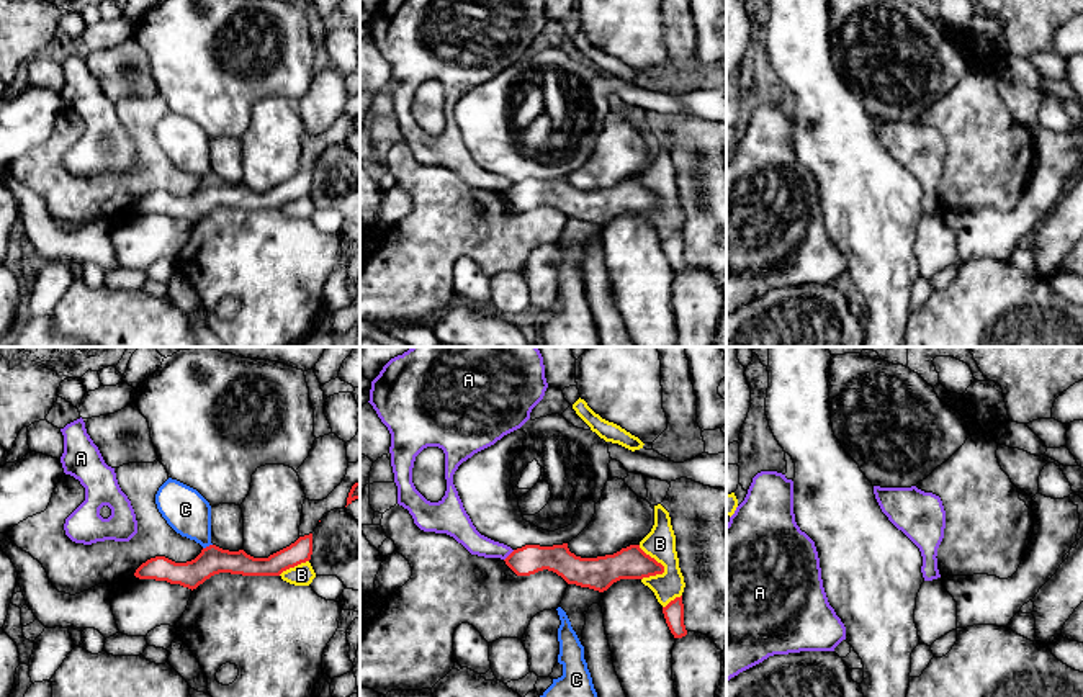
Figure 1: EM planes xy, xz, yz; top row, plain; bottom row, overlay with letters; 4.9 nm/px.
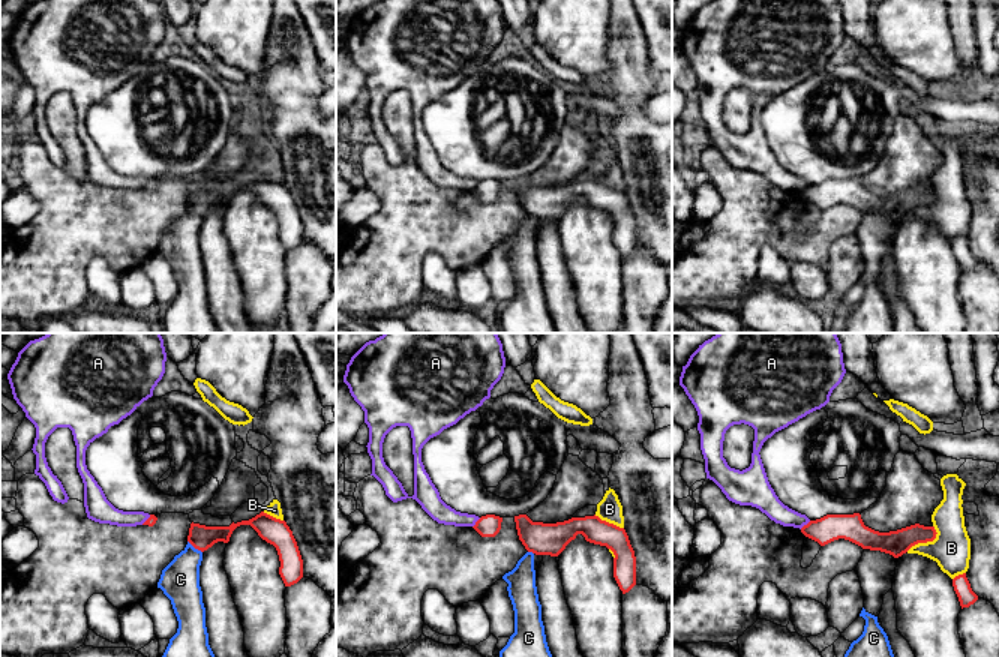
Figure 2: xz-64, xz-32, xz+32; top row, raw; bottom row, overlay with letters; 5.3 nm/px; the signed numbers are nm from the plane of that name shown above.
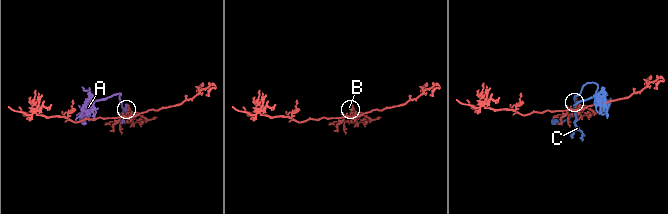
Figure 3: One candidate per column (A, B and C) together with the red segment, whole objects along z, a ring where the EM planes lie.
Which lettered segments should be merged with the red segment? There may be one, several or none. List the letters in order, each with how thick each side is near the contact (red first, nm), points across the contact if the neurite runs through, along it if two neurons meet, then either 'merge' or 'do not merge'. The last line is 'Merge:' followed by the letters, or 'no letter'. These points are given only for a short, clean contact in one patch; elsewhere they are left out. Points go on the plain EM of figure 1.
A: calibres 140 and 110 nm; border xz (514, 184), (504, 193); do not merge
B: calibres 160 and 160 nm; do not merge
C: calibres 140 and 220 nm; do not merge
Merge: no letter

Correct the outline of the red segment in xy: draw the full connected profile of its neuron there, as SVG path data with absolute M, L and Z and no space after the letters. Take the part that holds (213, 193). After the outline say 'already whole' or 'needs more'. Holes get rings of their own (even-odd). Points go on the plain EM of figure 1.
M312 167L299 170L290 180L270 188L268 191L254 191L244 183L229 185L209 178L186 196L175 196L165 190L155 190L142 196L134 209L139 213L167 214L188 223L196 223L206 213L219 206L242 209L280 209L283 205L311 193Z | already whole

